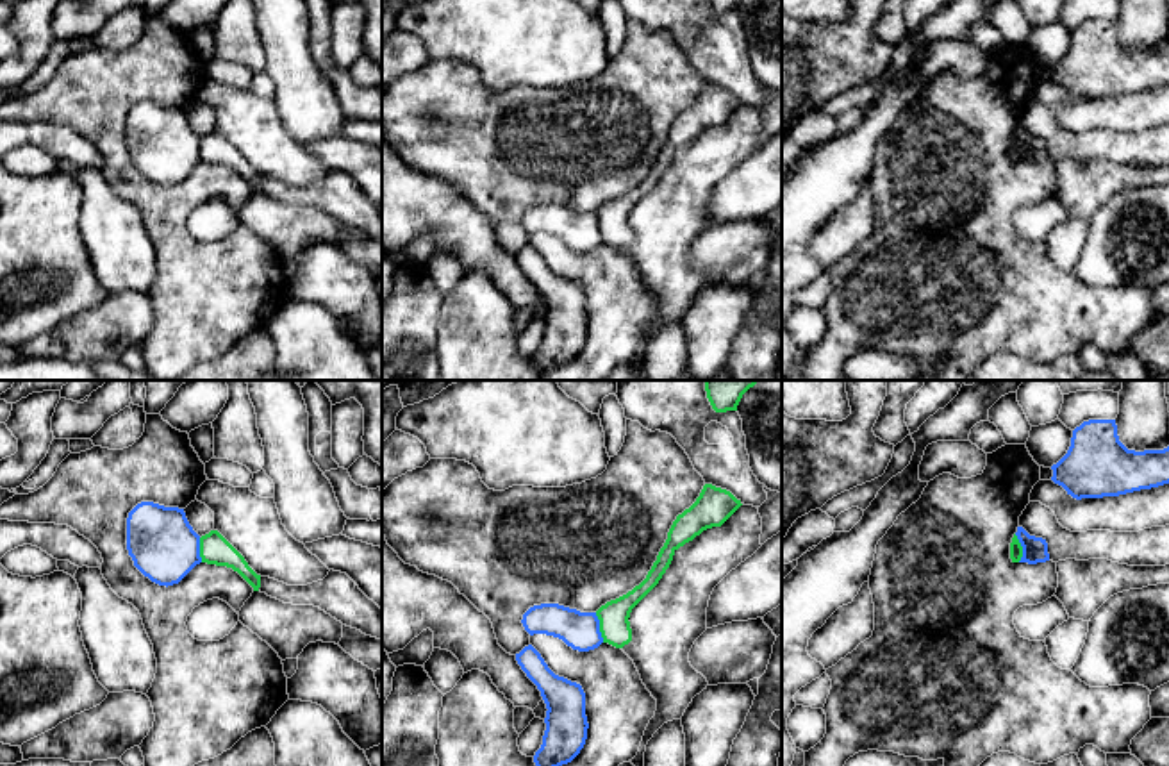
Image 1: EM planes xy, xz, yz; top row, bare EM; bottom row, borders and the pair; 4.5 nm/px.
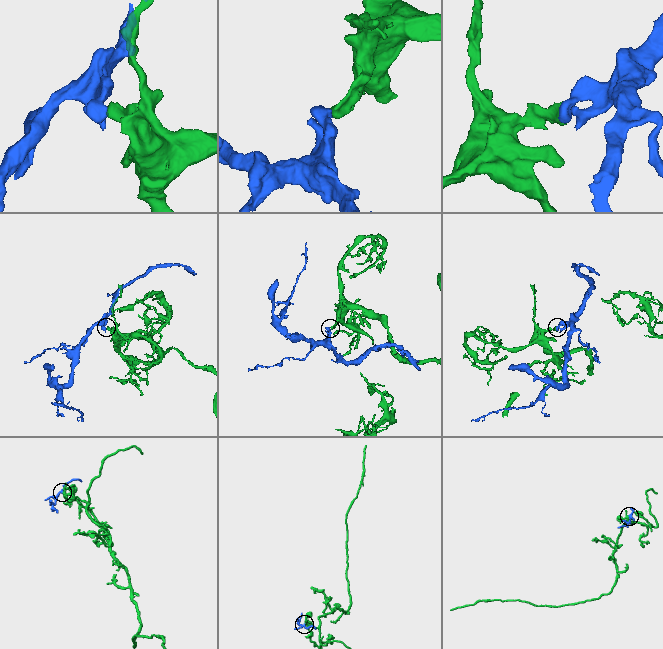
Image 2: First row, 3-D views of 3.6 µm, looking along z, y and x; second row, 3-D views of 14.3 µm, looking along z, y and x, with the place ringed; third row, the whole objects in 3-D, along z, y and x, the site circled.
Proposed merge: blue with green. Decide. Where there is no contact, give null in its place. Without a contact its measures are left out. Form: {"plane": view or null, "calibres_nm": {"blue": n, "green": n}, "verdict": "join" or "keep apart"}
{"plane": "xz", "calibres_nm": {"blue": 170, "green": 140}, "verdict": "keep apart"}

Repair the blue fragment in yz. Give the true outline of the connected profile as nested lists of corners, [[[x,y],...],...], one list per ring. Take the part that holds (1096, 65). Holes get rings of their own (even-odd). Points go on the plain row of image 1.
[[[1089,20],[1073,30],[1067,54],[1051,70],[1051,80],[1076,100],[1119,96],[1169,84],[1169,46],[1144,52],[1128,50],[1119,41],[1115,20]]]

